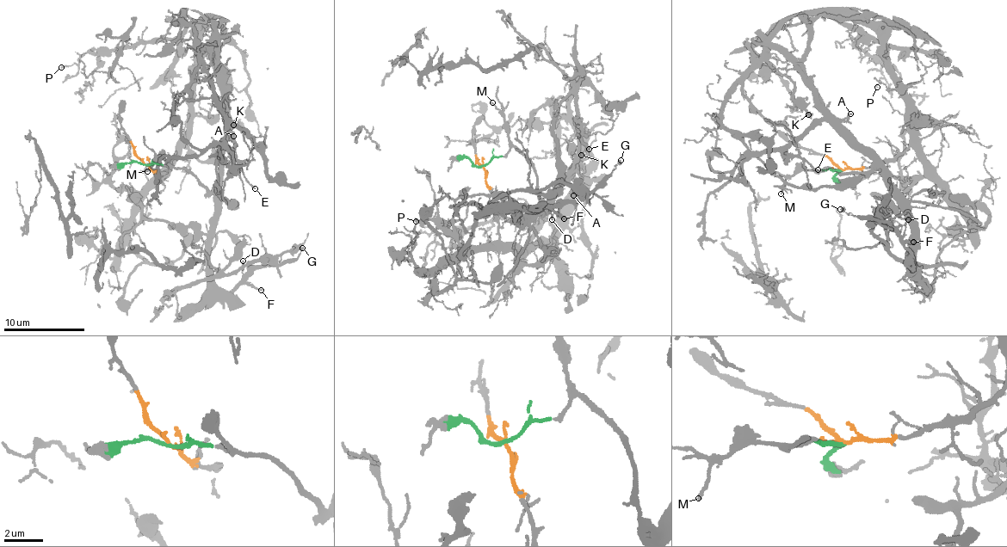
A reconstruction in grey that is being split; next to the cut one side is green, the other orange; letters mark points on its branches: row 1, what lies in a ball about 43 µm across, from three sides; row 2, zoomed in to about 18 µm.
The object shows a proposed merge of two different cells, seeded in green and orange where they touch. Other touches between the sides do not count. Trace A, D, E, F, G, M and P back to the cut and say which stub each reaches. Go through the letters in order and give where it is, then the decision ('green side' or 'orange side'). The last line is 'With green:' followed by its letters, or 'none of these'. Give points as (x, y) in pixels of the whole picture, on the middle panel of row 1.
A: (573, 195) | green side
D: (552, 219) | green side
E: (589, 149) | green side
F: (564, 218) | green side
G: (620, 160) | green side
M: (492, 102) | green side
P: (416, 221) | orange side
With green: A, D, E, F, G, M

